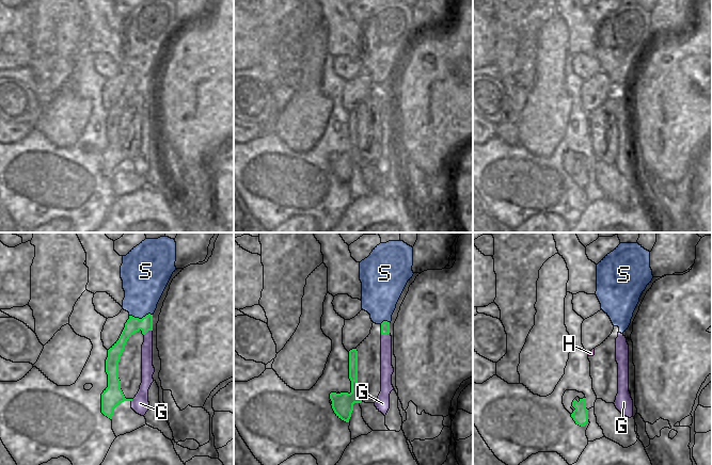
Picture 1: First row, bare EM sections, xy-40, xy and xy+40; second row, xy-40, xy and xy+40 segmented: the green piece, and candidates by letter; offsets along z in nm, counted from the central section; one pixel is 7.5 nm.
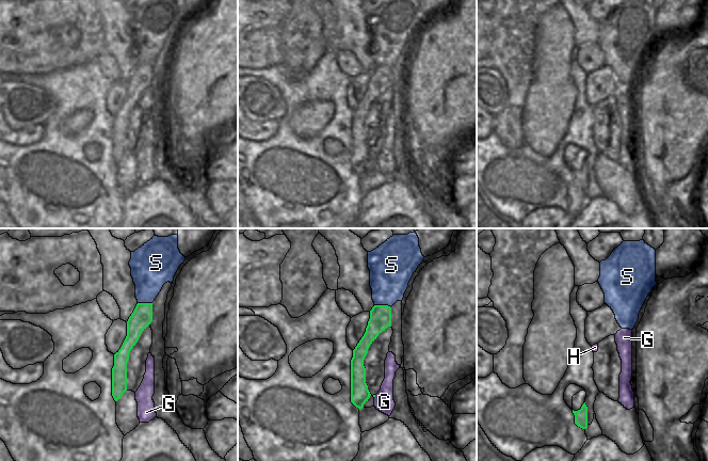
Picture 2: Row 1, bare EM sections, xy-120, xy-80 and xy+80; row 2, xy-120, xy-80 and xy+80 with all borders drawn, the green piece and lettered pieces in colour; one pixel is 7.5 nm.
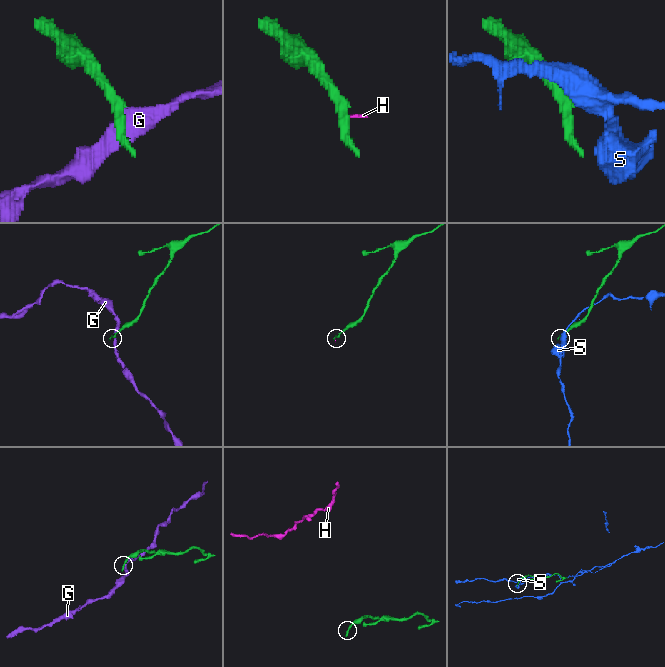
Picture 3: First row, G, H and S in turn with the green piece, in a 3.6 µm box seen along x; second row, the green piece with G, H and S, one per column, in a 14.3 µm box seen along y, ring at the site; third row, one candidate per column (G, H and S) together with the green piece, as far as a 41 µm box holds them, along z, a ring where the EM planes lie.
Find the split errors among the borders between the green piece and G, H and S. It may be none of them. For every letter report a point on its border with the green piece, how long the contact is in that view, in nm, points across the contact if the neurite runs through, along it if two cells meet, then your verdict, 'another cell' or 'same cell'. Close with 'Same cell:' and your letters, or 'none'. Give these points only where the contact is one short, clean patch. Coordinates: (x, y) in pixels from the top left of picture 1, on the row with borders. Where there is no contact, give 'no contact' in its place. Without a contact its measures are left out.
G: contact xy-40 (147, 331); length 80 nm; another cell
H: no contact; another cell
S: contact xy-40 (140, 319); length 180 nm; another cell
Same cell: none

